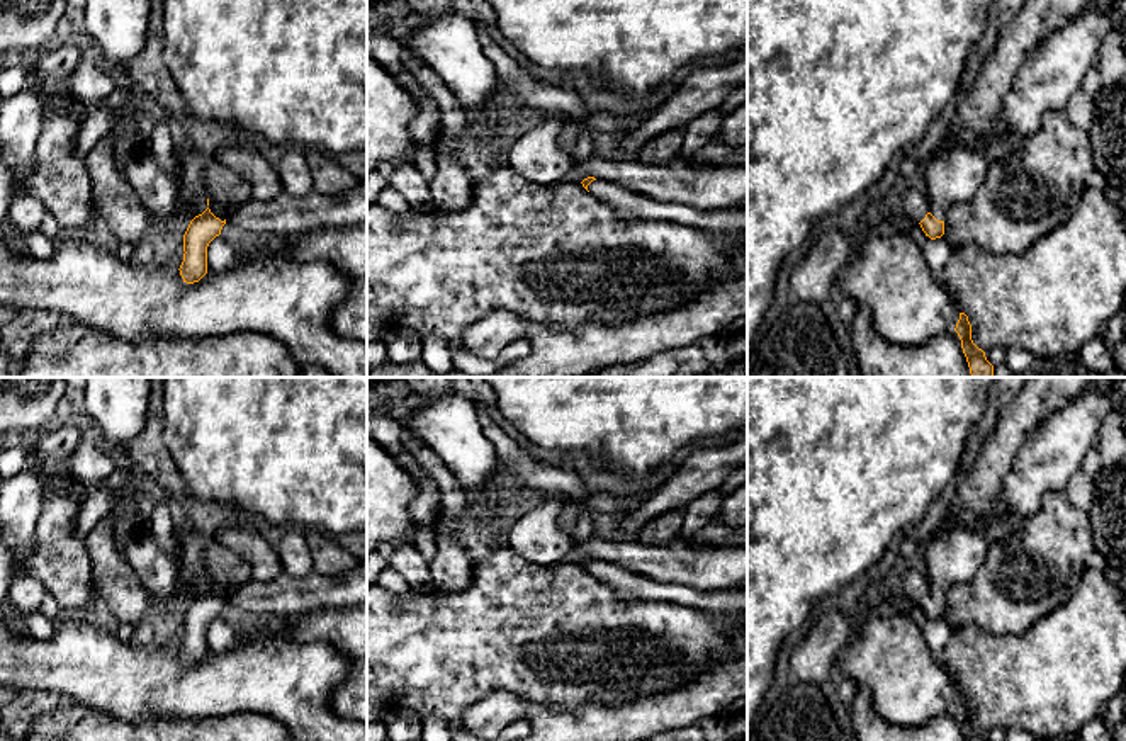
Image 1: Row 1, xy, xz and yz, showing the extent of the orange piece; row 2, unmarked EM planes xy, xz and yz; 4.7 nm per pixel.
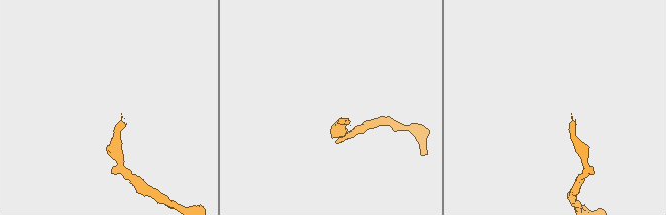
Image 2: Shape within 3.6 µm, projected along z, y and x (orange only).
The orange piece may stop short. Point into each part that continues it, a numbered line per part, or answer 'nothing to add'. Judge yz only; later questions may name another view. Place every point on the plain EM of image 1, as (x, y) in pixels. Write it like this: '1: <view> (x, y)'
1: yz (955, 556)

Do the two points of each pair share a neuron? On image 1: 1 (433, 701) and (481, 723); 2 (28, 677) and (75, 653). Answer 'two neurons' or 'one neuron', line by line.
1: two neurons
2: one neuron

